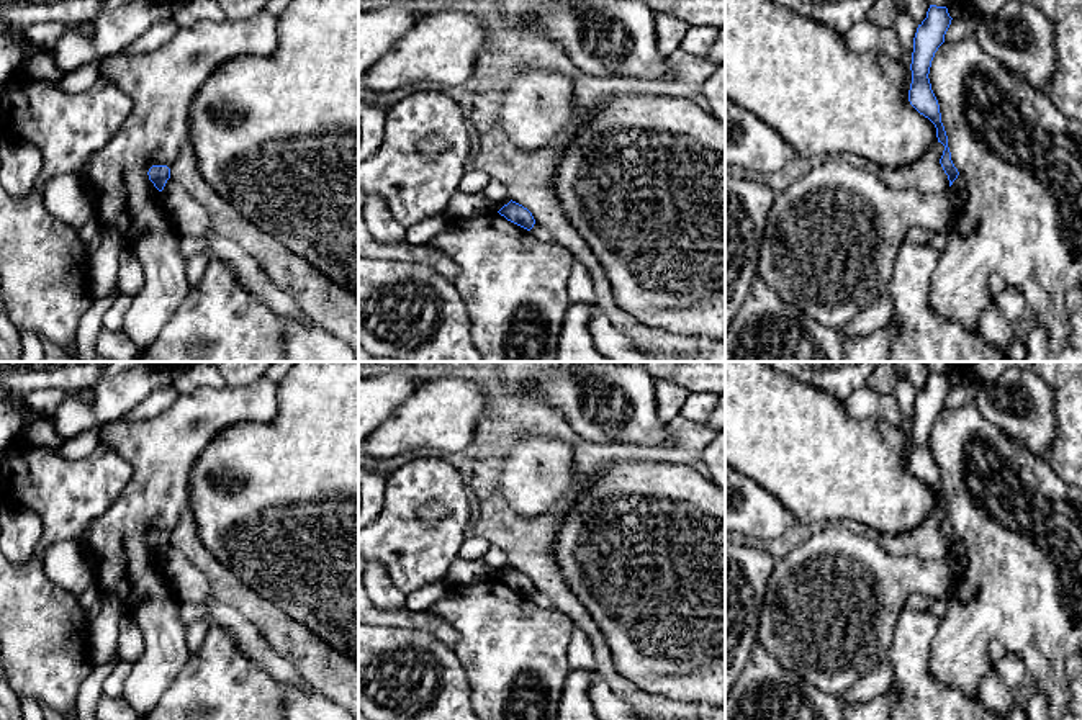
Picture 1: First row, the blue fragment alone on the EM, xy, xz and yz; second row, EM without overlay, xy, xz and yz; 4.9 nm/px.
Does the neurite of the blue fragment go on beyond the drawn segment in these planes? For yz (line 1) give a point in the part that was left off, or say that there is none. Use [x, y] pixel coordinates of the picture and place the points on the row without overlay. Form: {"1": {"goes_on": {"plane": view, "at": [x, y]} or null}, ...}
{"1": {"goes_on": null}}

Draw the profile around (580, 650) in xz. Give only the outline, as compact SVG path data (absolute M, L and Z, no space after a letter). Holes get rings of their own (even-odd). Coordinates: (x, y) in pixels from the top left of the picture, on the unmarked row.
M573 627L571 640L568 645L568 663L571 669L589 669L594 671L594 650L588 635Z

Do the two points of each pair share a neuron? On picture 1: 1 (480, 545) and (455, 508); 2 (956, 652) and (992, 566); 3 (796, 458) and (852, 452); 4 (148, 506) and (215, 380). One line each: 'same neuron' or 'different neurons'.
1: different neurons
2: same neuron
3: same neuron
4: different neurons

